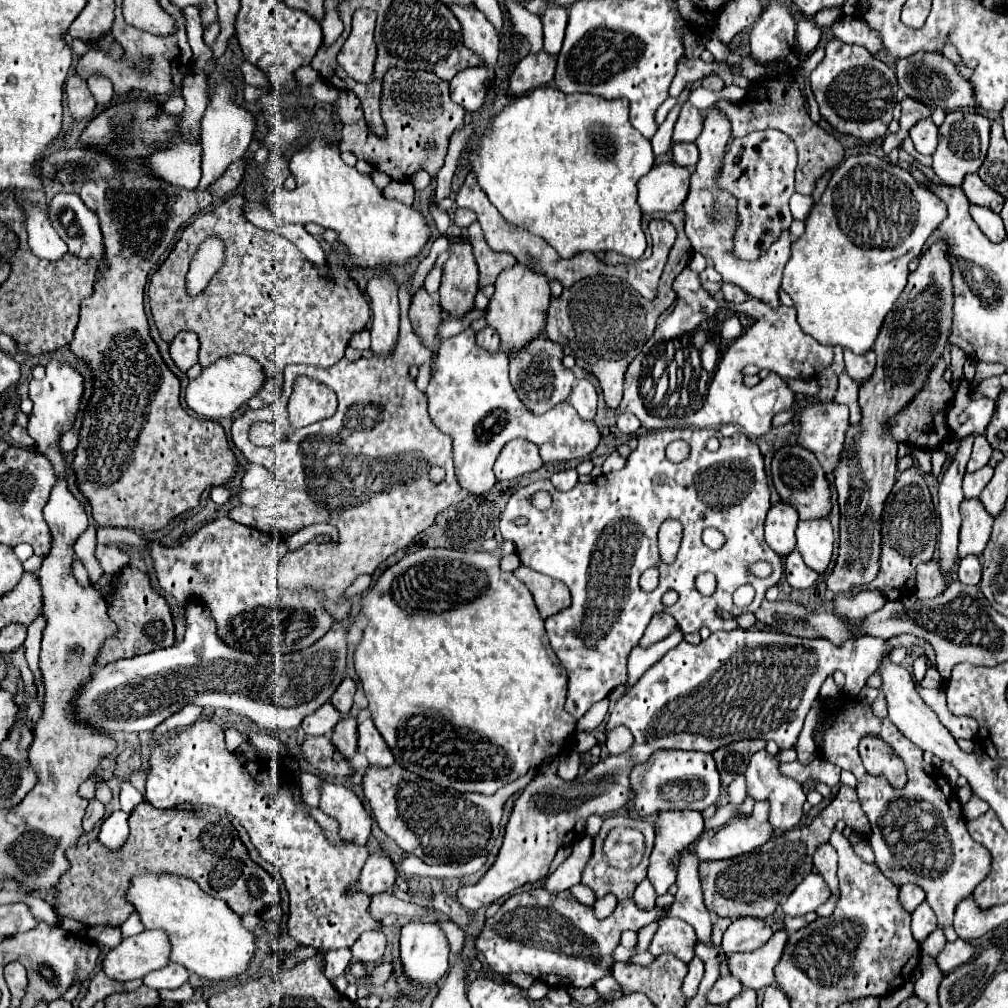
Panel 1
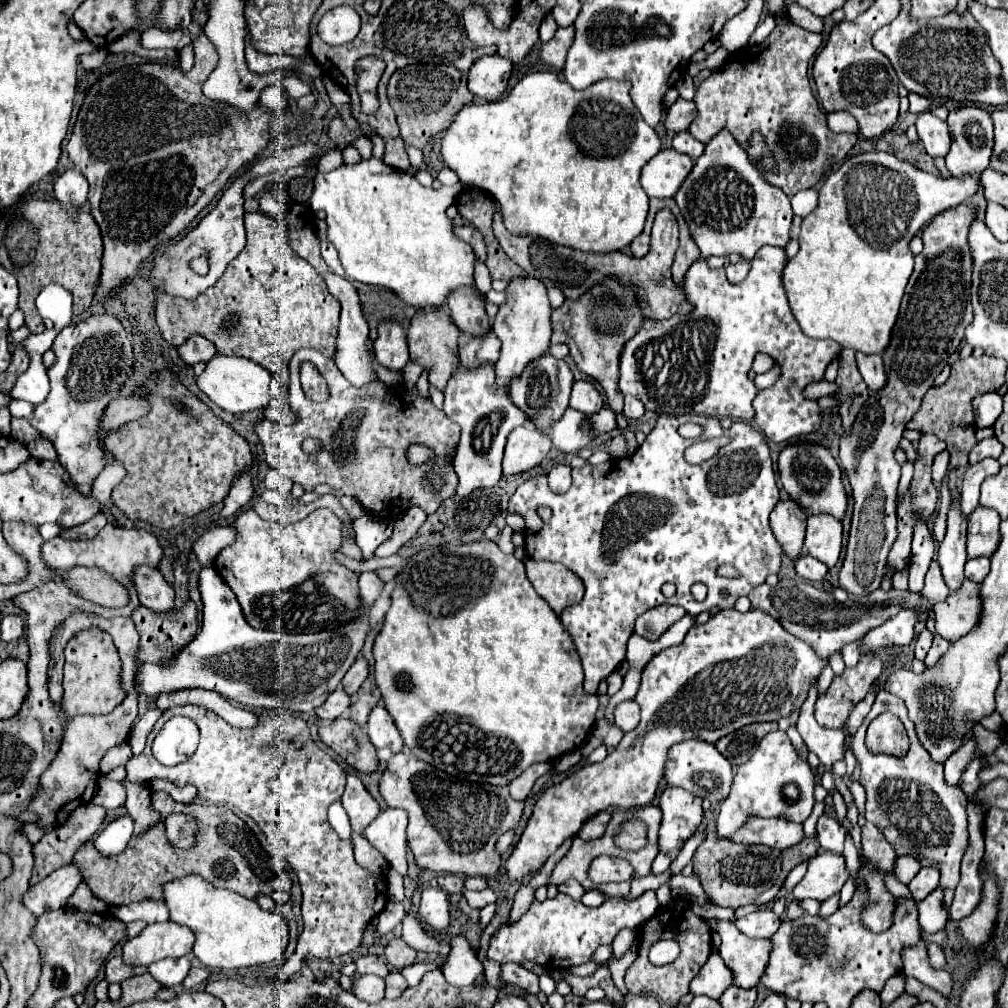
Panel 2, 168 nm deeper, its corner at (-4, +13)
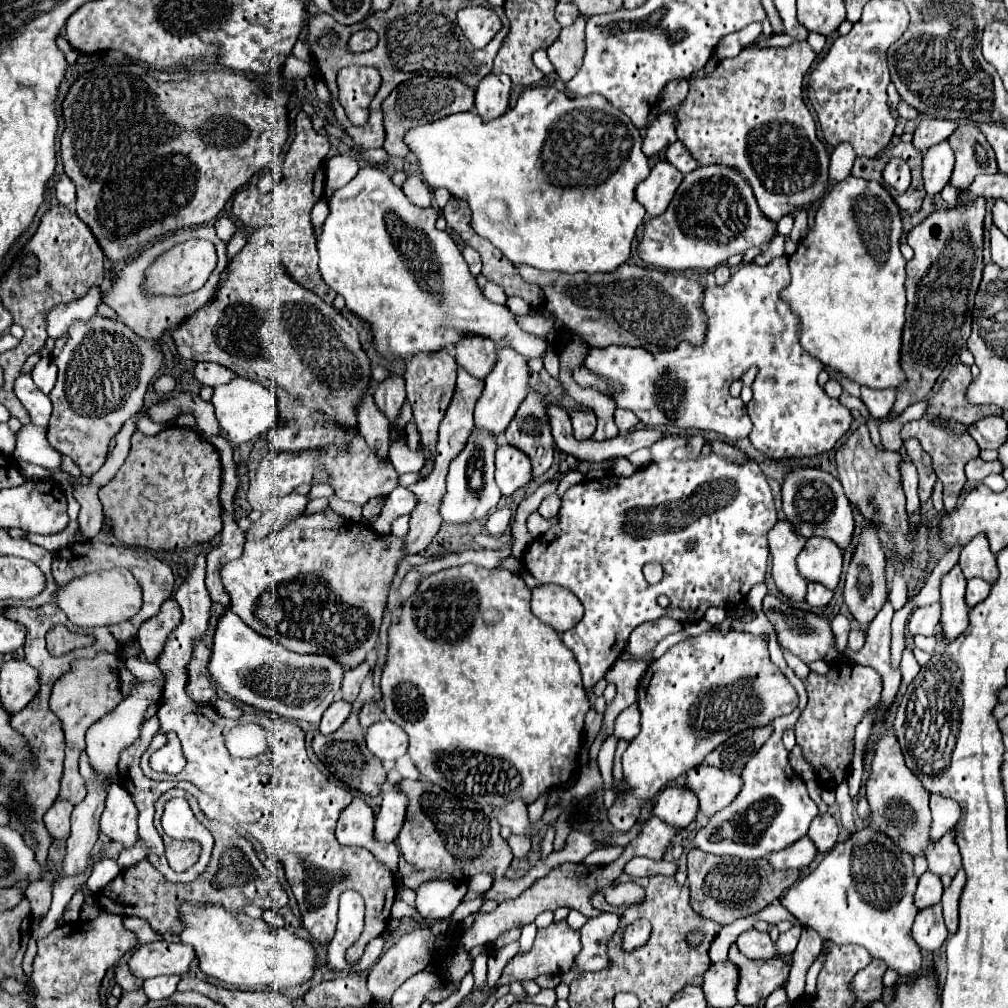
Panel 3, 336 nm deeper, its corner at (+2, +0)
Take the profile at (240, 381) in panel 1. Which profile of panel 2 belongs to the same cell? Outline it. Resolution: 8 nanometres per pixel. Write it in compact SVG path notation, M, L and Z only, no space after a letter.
M214 356L214 360L210 360L206 364L206 370L198 376L196 384L222 410L228 410L232 414L242 414L266 408L270 400L270 380L272 380L270 372L250 358Z

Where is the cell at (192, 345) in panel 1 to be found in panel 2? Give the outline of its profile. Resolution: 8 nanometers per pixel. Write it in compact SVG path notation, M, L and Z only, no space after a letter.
M194 334L194 336L190 336L190 340L186 340L182 346L178 346L178 354L186 364L192 366L196 362L208 362L216 354L216 348L204 336Z

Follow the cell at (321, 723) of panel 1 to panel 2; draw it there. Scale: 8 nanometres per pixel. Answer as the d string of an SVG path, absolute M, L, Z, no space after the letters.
M338 688L338 690L334 690L334 692L326 698L326 702L324 702L320 708L316 708L316 716L318 716L322 722L332 722L332 720L336 720L338 716L346 714L348 706L350 706L350 696L348 696L344 690Z

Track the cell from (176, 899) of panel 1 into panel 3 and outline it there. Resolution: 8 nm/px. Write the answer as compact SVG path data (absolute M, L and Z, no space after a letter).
M182 905L180 913L184 917L186 929L180 933L182 943L190 943L196 949L196 957L200 961L200 969L206 975L212 975L222 983L242 991L270 990L283 994L290 987L298 987L314 977L316 971L316 949L308 939L296 937L286 929L268 927L262 919L252 919L242 911L226 911L210 905Z

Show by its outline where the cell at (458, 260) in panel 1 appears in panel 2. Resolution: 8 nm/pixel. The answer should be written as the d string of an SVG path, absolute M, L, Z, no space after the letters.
M474 284L454 288L446 300L446 306L460 332L474 336L490 330L490 320L484 310L484 296Z

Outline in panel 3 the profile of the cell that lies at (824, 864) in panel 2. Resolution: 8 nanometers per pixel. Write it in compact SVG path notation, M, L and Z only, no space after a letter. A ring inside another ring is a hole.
M866 827L866 829L854 831L846 841L836 843L826 853L826 857L818 863L818 867L810 871L806 877L802 877L798 885L792 885L786 891L786 895L782 895L778 901L800 921L802 927L814 929L824 941L862 945L864 949L868 949L872 957L882 959L886 967L894 969L902 979L910 979L920 973L920 965L922 965L920 947L910 937L910 927L918 913L914 905L916 883L918 883L918 877L914 875L912 855L902 851L882 831ZM852 869L858 869L858 889L852 877Z

